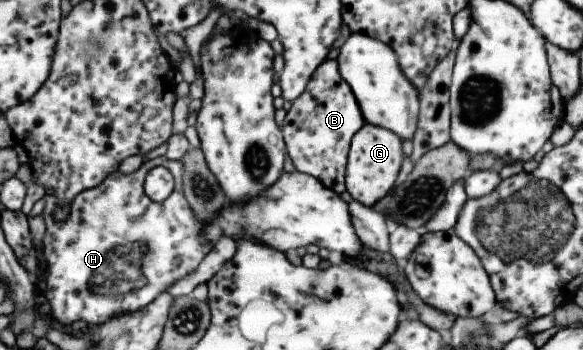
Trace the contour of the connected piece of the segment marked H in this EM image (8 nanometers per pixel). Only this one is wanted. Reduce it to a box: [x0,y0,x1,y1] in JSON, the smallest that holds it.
[41,156,212,328]

